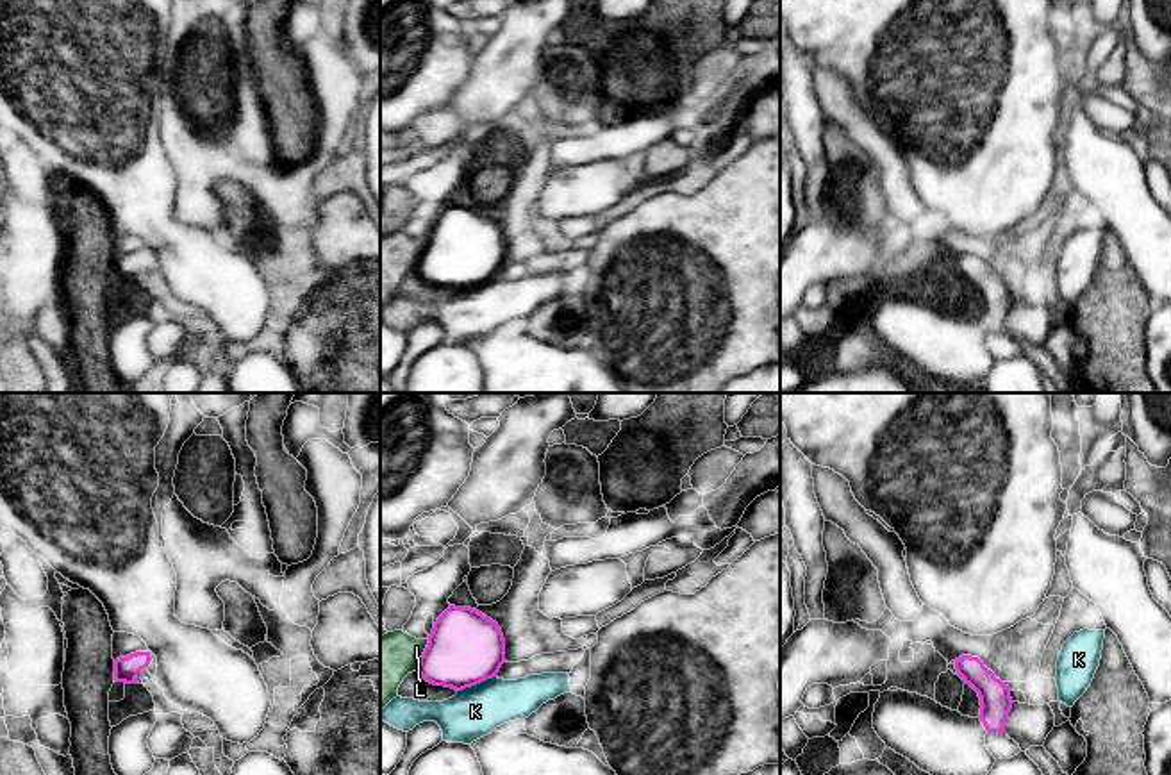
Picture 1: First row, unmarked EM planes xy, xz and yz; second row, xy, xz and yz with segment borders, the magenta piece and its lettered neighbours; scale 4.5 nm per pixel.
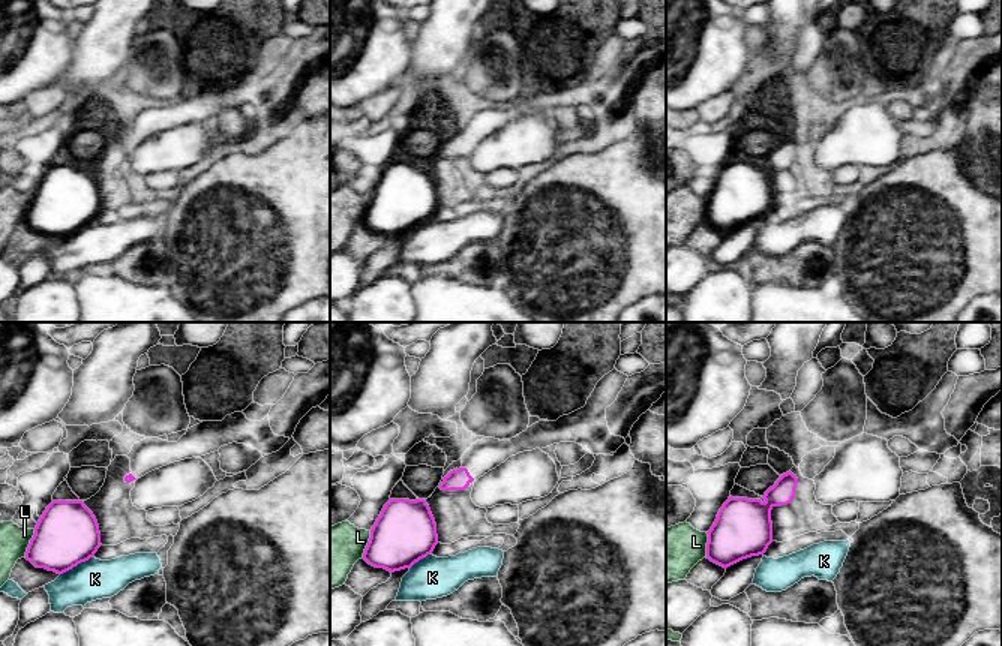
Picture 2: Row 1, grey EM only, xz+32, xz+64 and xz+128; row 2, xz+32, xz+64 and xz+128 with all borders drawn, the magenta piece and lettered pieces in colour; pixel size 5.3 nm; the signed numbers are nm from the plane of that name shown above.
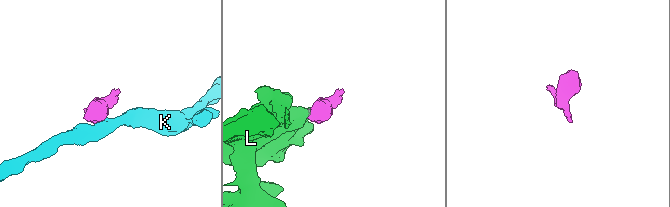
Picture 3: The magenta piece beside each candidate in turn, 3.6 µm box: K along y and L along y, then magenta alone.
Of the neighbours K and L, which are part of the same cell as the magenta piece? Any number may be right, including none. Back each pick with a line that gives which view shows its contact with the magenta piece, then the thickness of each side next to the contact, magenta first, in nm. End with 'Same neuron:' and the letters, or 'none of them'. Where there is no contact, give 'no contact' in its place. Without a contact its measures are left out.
Same neuron: none of them

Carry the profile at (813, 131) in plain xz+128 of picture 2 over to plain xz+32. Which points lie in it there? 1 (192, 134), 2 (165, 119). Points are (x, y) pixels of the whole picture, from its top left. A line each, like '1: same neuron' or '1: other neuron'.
1: other neuron
2: same neuron

